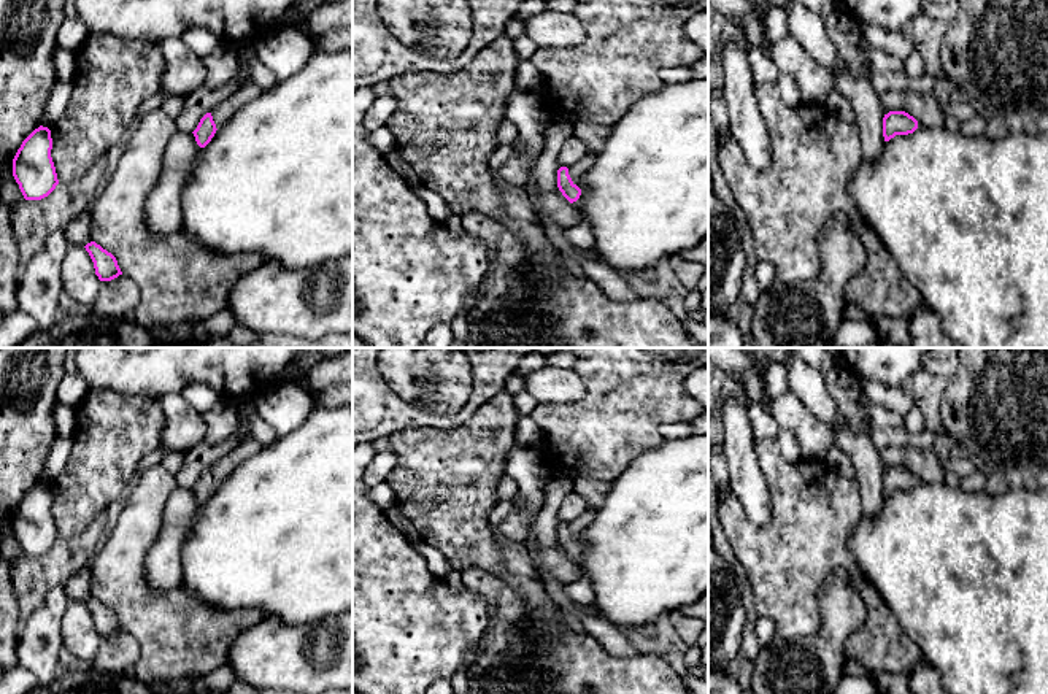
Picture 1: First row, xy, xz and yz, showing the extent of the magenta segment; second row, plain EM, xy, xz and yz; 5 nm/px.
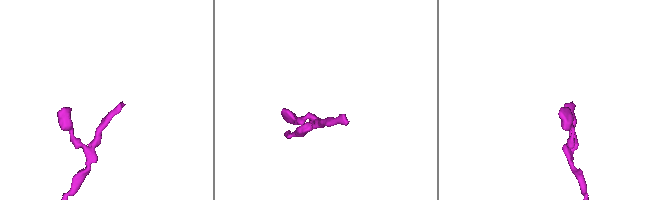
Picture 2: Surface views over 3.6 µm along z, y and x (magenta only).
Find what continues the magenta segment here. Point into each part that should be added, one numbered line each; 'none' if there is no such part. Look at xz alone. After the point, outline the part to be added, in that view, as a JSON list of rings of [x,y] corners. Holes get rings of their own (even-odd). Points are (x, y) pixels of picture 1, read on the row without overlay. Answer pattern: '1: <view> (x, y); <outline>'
1: xz (577, 528); [[[589,508],[580,518],[568,522],[568,530],[573,540],[576,540],[580,545],[583,545],[583,534],[592,524],[592,521],[594,521],[594,508]]]

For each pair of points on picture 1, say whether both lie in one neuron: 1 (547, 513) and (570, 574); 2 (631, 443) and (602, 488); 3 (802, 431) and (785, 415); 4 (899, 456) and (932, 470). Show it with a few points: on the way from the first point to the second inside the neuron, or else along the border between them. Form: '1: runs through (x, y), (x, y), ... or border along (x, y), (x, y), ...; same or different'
1: runs through (547, 528), (547, 542), (556, 559); same
2: border along (612, 480), (578, 478), (572, 483); different
3: runs through (797, 426), (789, 418); same
4: runs through (907, 456), (924, 464); same

